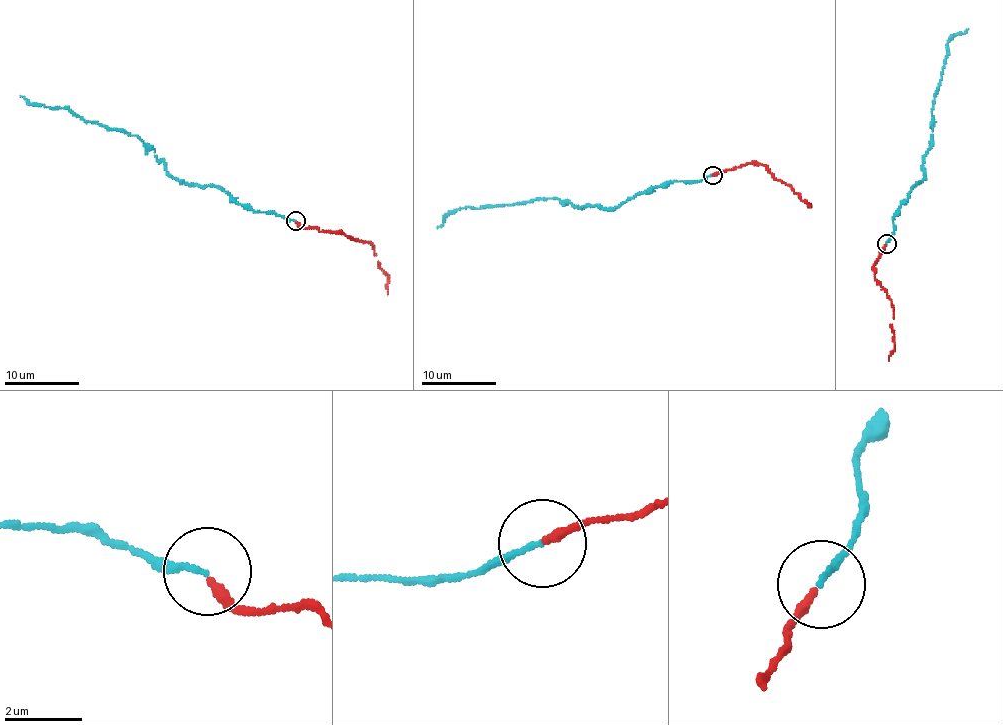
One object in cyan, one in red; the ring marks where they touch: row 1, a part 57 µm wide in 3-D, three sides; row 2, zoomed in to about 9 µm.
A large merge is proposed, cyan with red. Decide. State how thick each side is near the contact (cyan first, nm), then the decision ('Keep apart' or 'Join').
Thickness 130 nm (cyan) against 240 nm. Join

